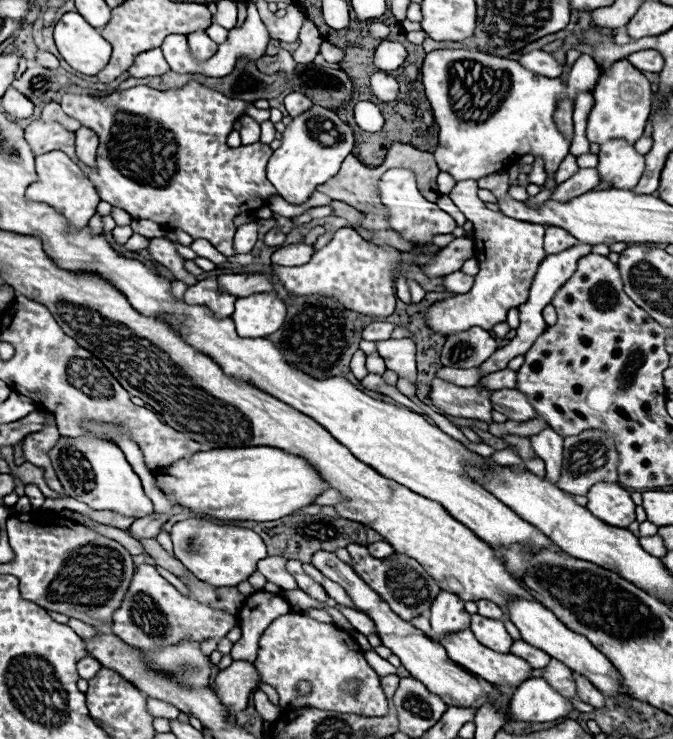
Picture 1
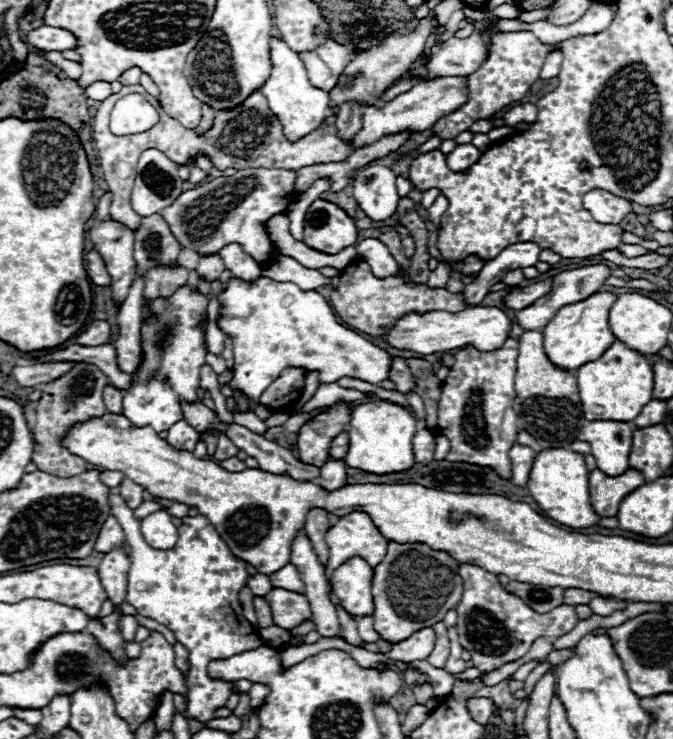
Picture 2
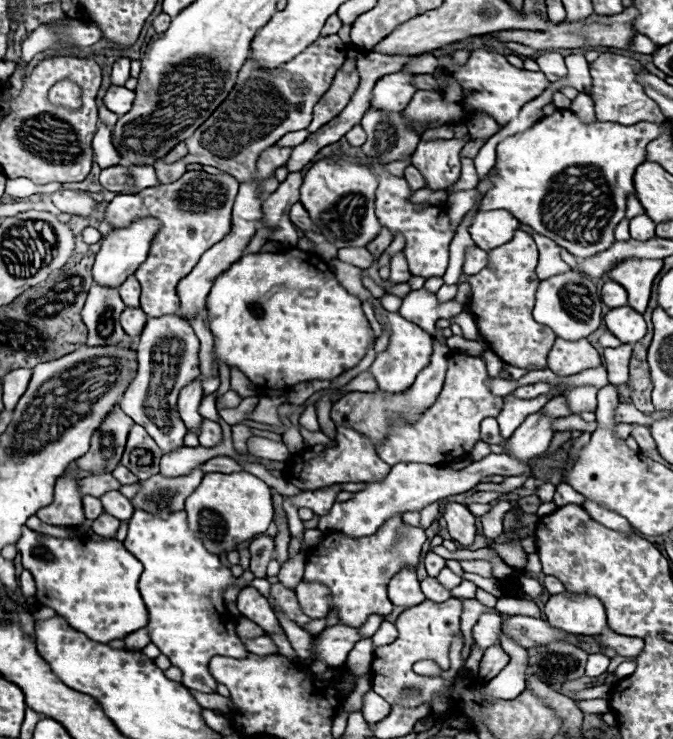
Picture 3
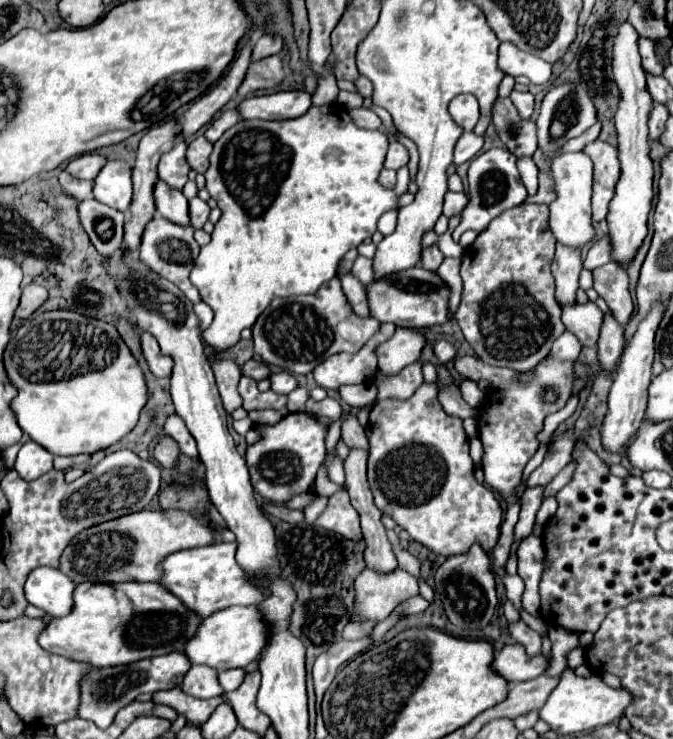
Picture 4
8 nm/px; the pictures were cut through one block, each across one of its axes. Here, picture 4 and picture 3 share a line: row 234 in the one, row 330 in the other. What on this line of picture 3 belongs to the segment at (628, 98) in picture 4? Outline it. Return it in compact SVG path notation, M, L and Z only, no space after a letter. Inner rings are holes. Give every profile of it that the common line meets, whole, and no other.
M630 306L608 310L608 314L604 316L604 324L624 344L634 344L646 334L646 322L642 314L632 310Z

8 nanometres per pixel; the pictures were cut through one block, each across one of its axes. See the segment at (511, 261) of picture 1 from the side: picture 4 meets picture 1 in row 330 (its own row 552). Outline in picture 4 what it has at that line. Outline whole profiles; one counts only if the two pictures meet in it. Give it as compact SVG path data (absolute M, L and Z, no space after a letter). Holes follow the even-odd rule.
M422 384L408 400L378 400L370 410L368 428L368 484L374 494L374 504L382 514L390 516L398 526L402 526L412 540L442 556L466 552L474 542L480 542L486 552L494 548L502 524L500 502L490 488L476 482L474 464L468 454L468 436L462 428L462 420L442 410L436 384Z

